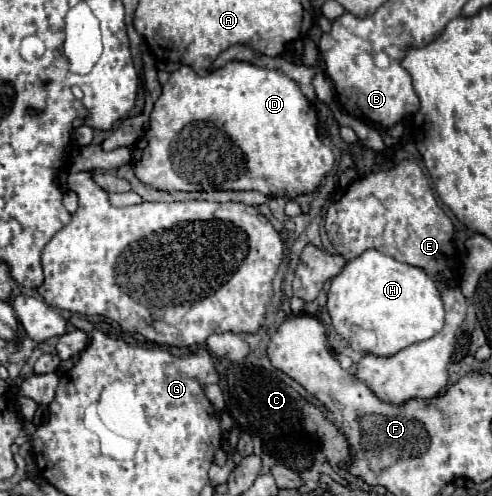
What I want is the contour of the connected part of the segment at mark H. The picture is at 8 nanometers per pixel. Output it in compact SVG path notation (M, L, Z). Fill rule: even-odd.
M367 250L347 262L341 274L331 280L327 310L333 328L351 344L351 348L379 356L391 356L405 346L435 336L445 322L445 310L435 282L423 270L397 262L379 250ZM361 332L373 336L373 346L359 346Z

